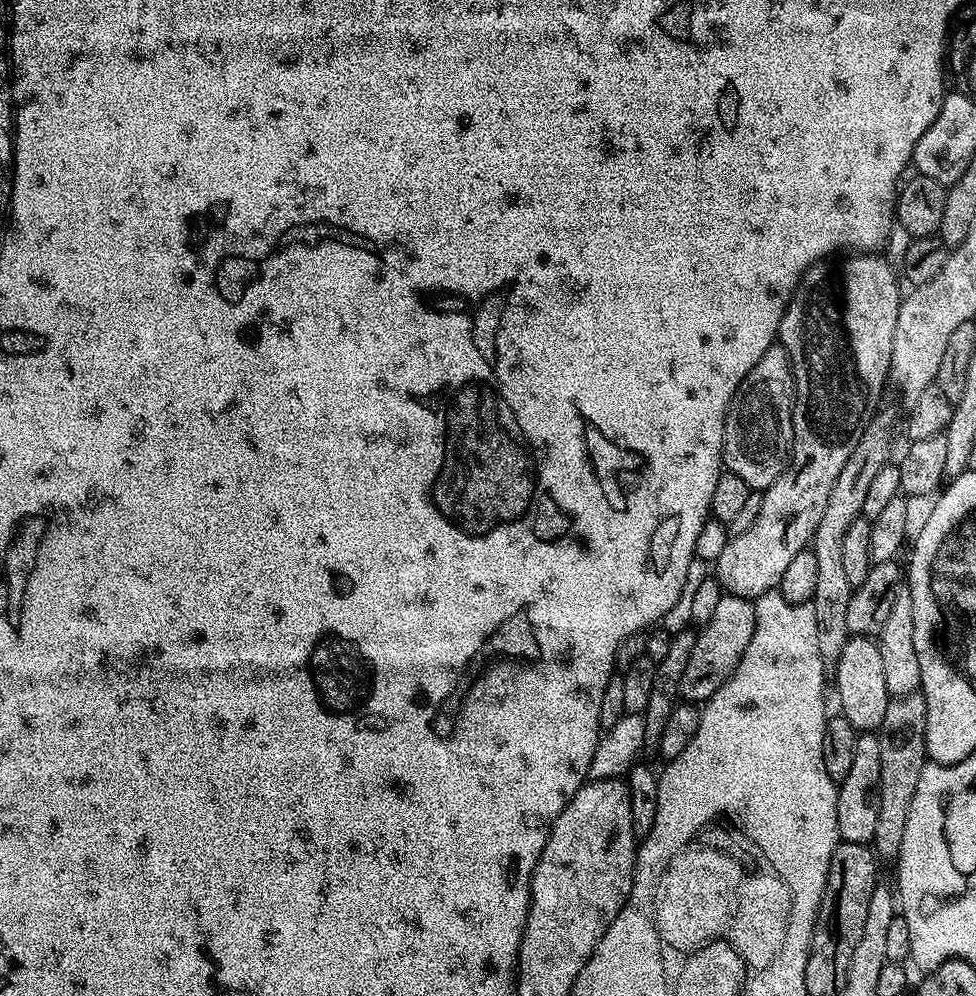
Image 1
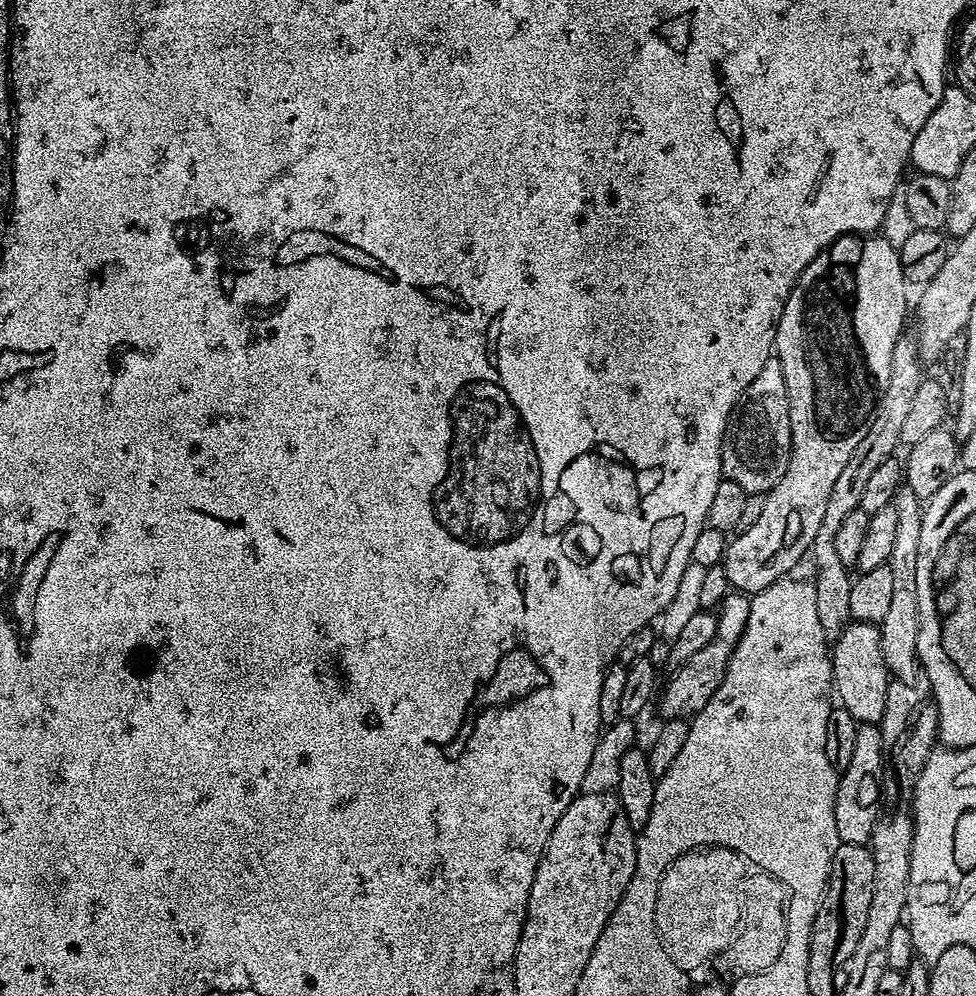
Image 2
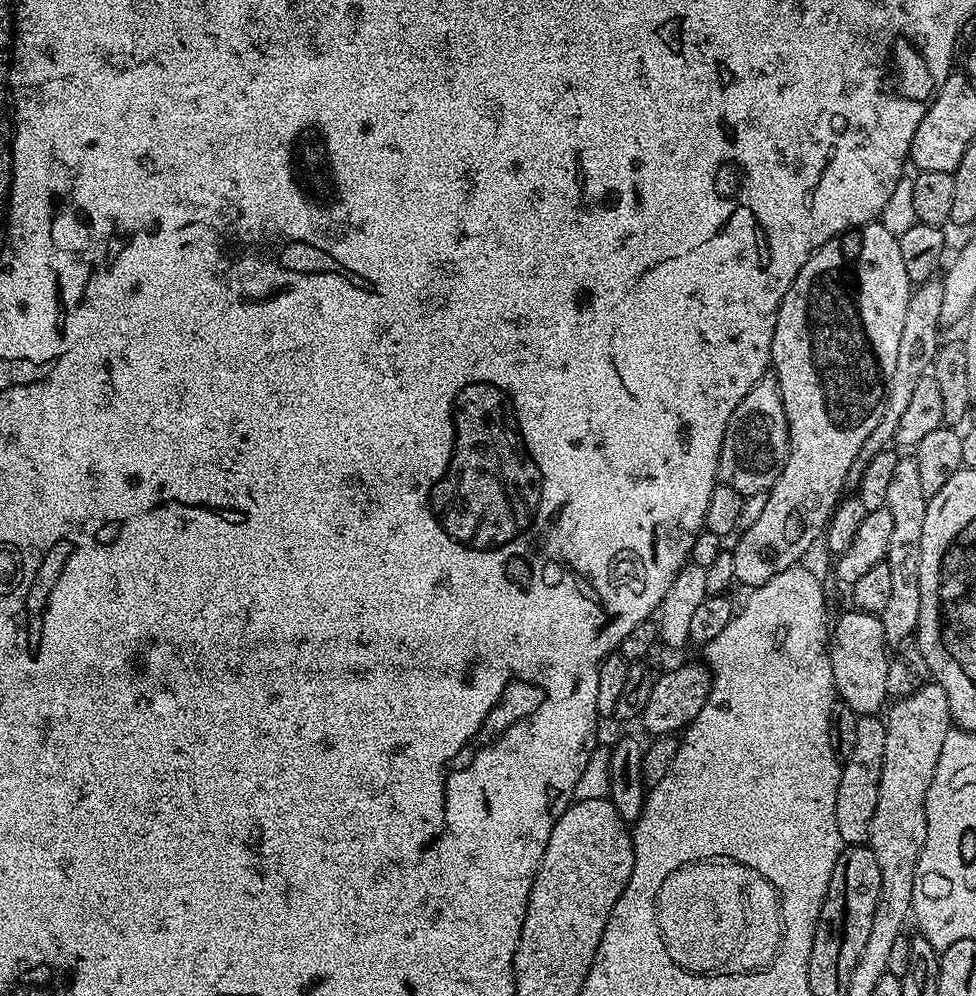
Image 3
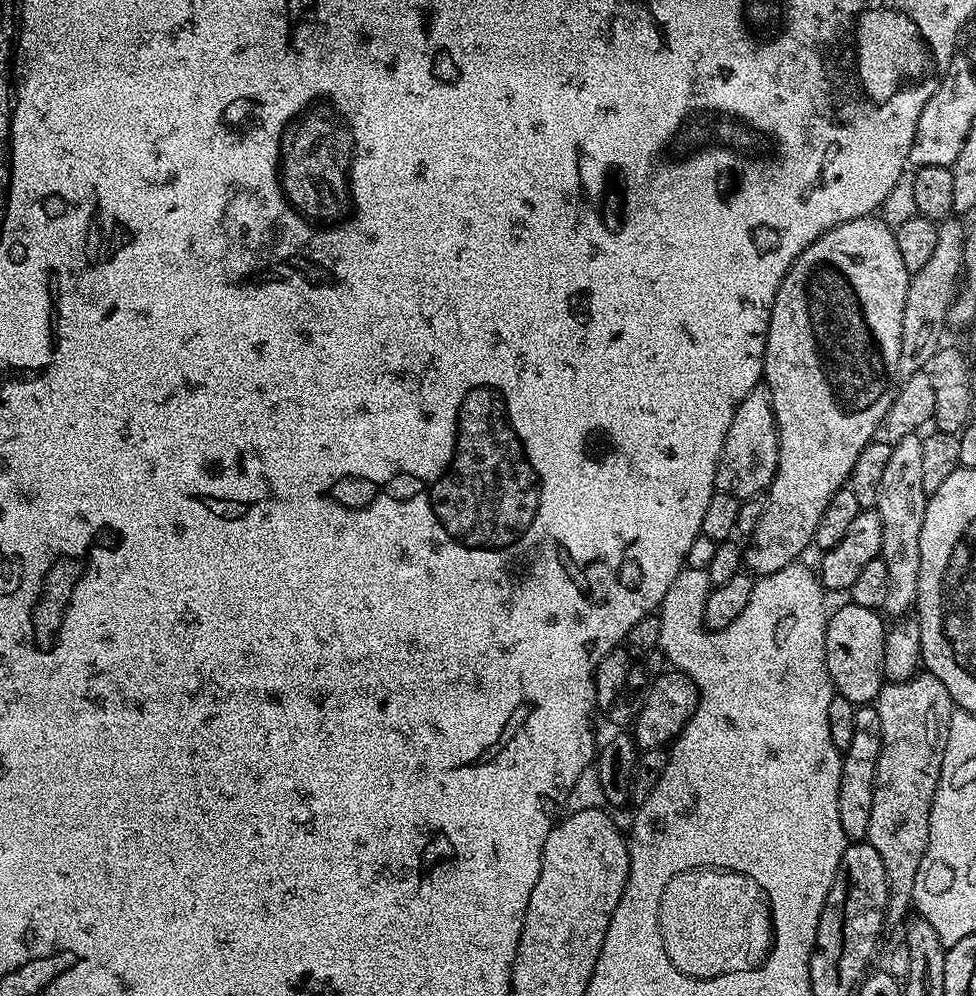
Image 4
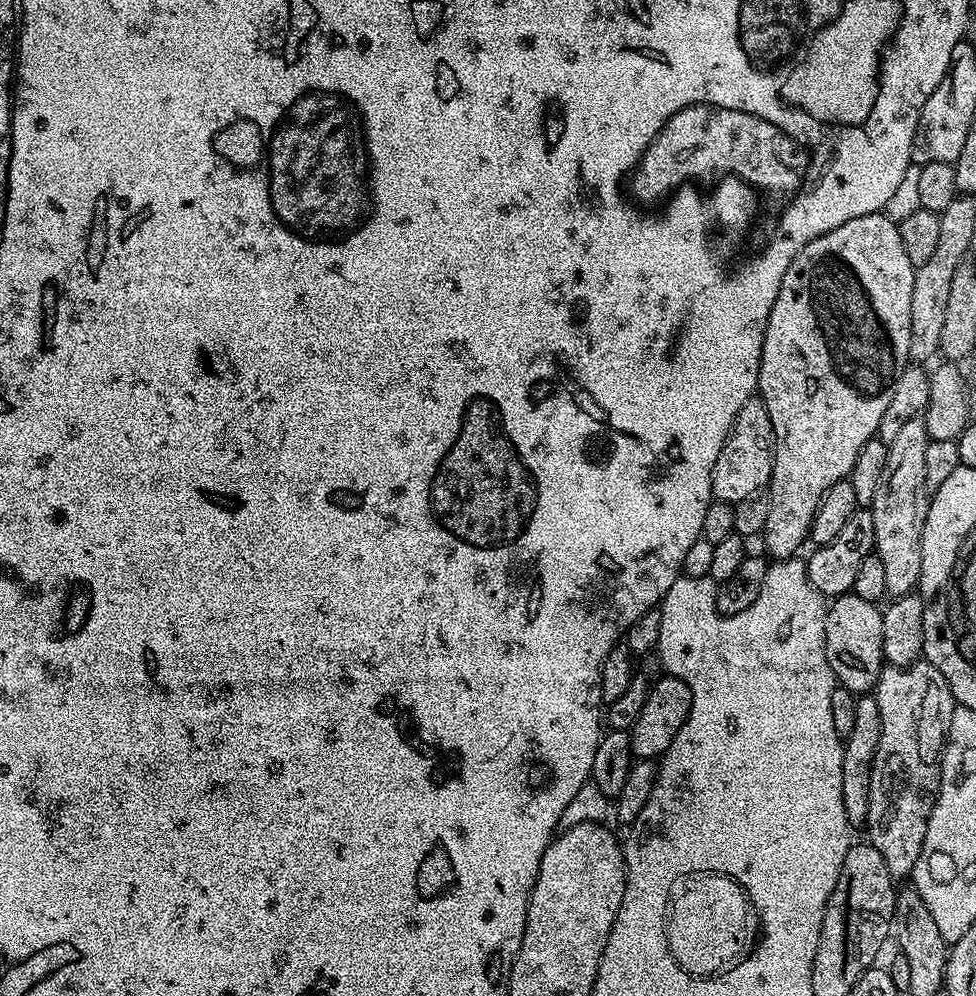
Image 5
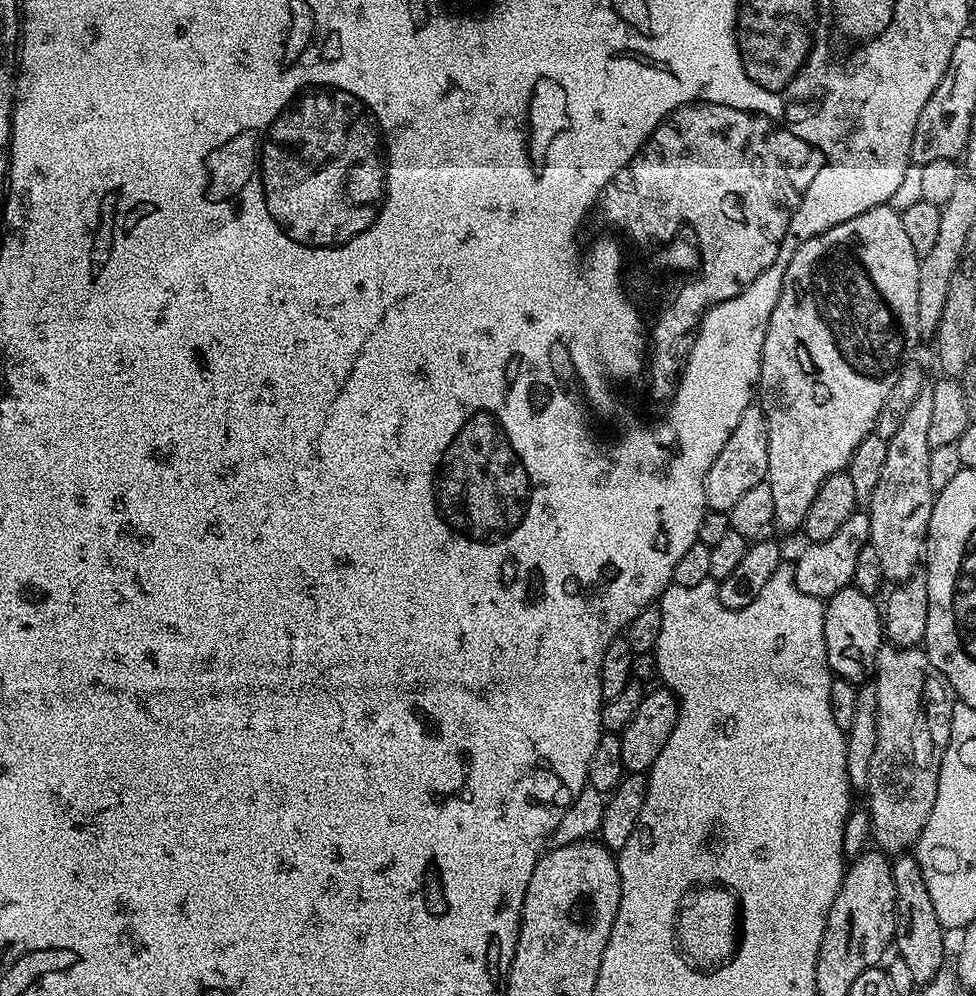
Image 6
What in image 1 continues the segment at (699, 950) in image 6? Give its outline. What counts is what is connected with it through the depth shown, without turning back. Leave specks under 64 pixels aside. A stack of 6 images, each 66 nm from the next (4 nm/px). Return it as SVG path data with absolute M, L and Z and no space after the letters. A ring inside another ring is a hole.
M693 842L674 854L656 887L656 933L667 947L669 944L683 954L694 953L704 944L716 940L716 932L724 928L724 916L728 916L728 908L732 908L732 892L736 892L736 880L740 880L740 870L745 866L730 853L700 843Z

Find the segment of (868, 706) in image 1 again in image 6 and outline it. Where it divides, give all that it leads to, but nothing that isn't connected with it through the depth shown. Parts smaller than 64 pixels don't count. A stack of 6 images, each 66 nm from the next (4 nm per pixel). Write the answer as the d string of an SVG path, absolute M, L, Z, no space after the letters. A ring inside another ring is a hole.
M851 586L838 590L824 605L828 666L841 680L864 682L876 671L876 655L885 643L881 609L871 596Z

